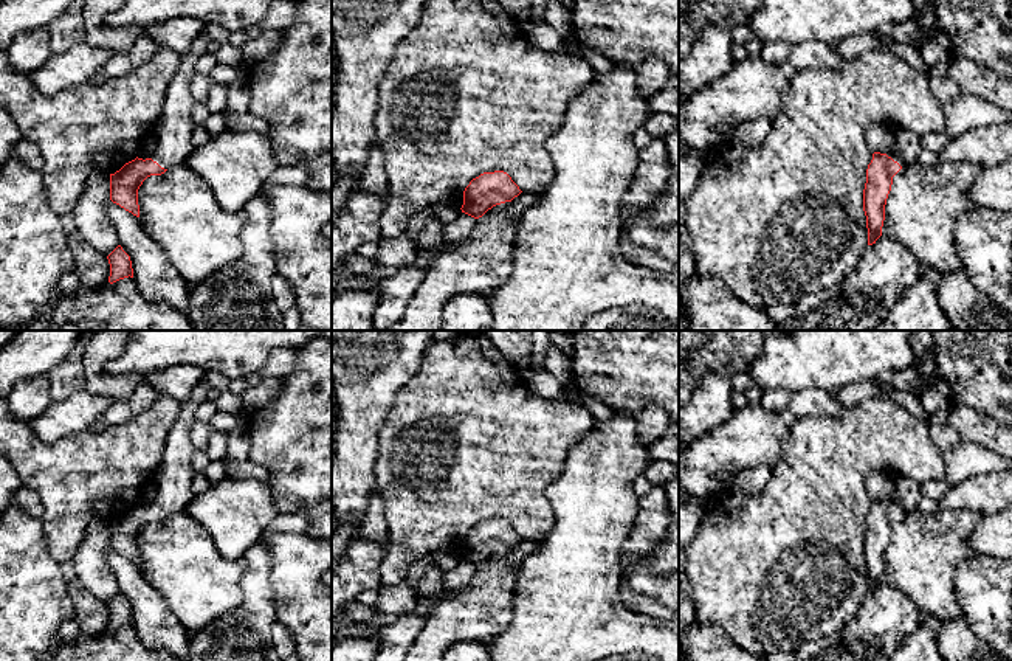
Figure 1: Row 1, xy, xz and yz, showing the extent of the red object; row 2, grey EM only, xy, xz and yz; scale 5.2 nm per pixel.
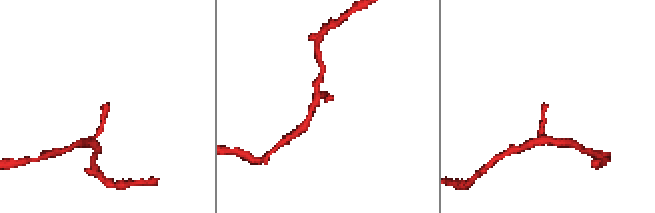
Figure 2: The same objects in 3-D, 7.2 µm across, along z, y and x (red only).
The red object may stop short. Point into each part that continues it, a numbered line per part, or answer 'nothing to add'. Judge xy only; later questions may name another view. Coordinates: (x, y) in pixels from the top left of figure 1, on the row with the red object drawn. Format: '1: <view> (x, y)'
1: xy (174, 131)

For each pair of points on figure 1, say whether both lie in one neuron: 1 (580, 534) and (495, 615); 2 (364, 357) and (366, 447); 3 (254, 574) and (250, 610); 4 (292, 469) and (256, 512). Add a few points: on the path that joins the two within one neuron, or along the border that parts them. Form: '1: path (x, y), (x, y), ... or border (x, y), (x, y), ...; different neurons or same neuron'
1: border (515, 585), (510, 621), (499, 632); different neurons
2: path (364, 379), (364, 425); same neuron
3: path (254, 584), (254, 601); same neuron
4: border (267, 484), (281, 512); different neurons

